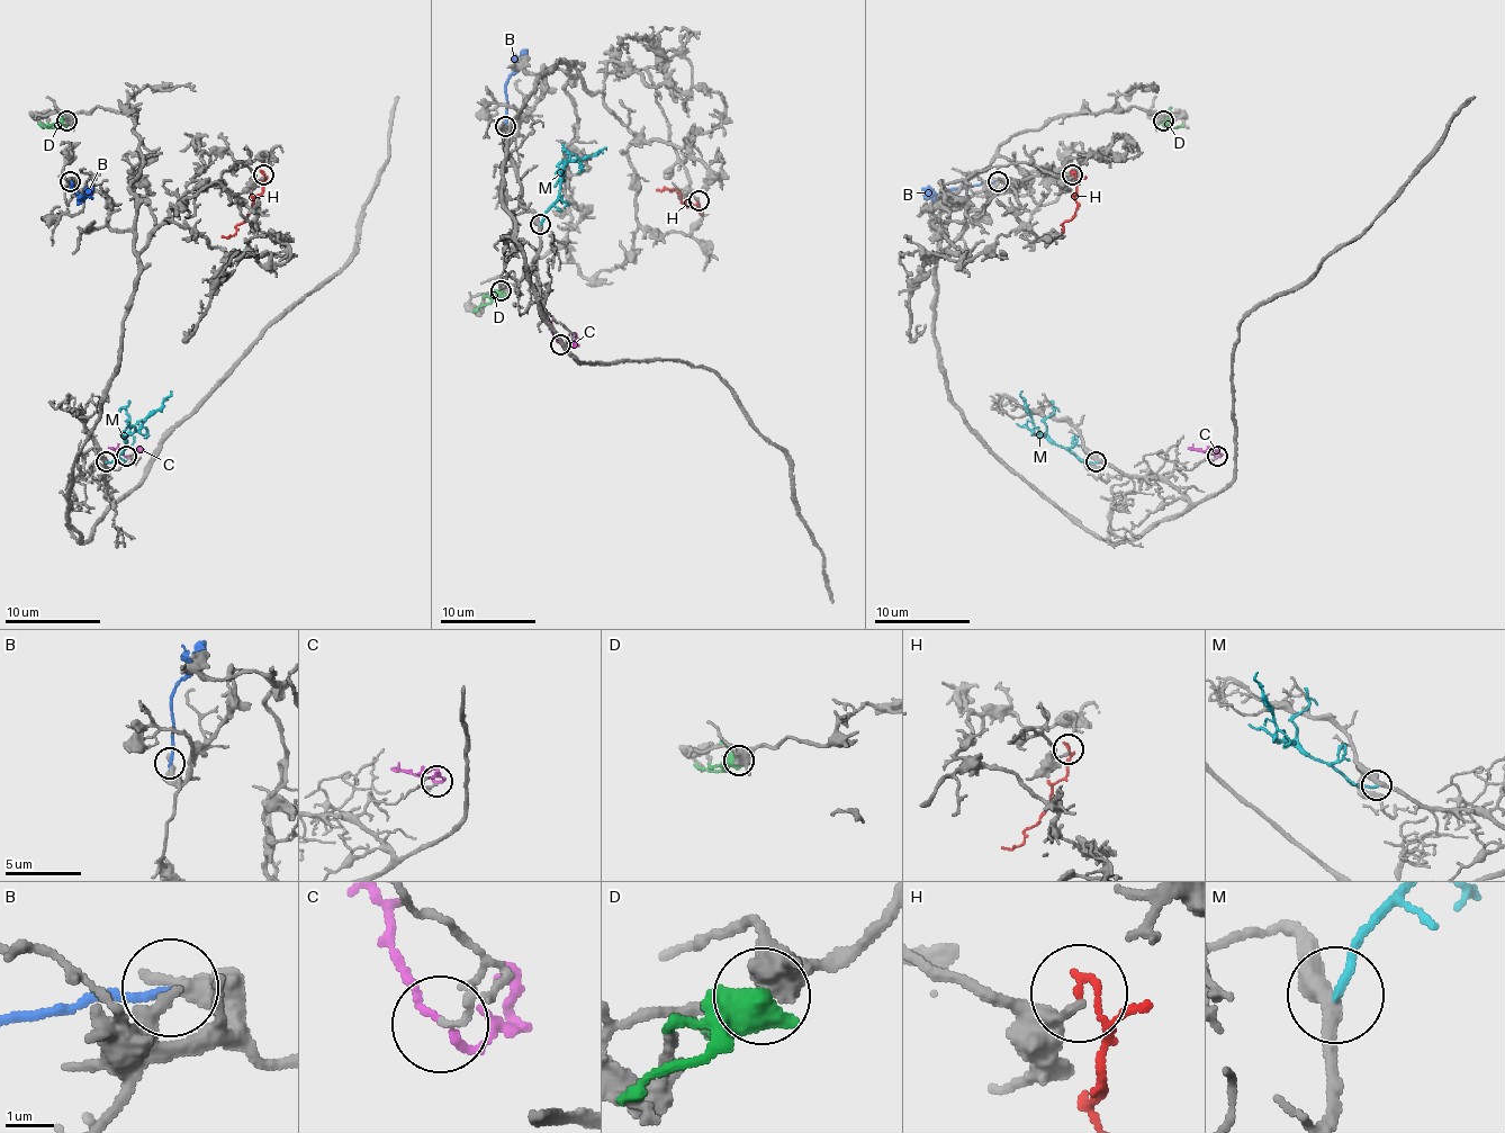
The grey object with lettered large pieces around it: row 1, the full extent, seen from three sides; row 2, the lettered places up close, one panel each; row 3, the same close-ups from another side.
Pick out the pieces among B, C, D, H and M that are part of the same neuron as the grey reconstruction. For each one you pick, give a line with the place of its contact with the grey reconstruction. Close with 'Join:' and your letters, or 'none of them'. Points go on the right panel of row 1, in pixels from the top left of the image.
M: contact (1096, 461)
Join: M

